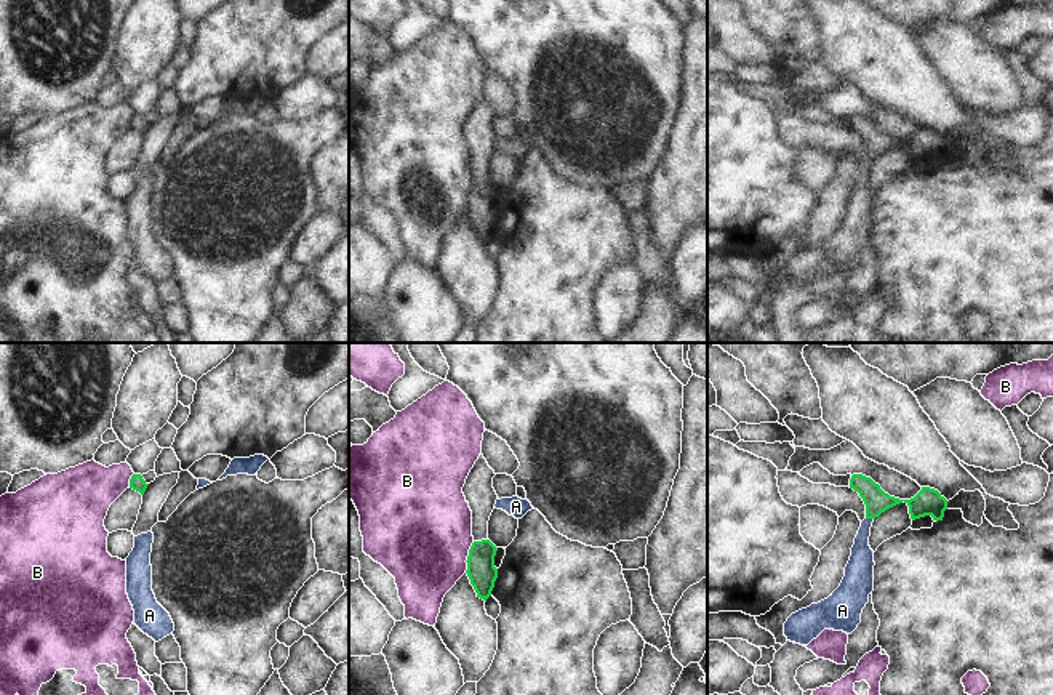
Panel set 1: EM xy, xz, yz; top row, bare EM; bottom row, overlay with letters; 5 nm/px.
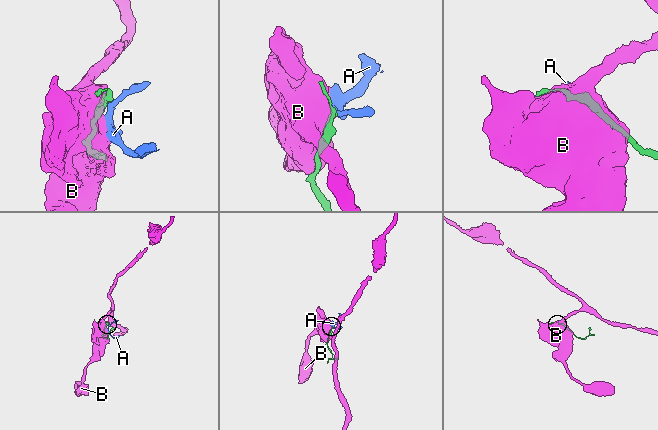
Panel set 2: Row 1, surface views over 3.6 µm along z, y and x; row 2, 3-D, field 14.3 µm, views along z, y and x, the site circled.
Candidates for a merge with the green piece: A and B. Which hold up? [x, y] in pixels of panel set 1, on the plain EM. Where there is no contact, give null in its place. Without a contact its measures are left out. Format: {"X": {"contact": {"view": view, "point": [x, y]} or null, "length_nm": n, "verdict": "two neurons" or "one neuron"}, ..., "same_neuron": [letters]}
{"A": {"contact": {"view": "yz", "point": [869, 159]}, "length_nm": 40, "verdict": "one neuron"}, "B": {"contact": {"view": "xz", "point": [468, 199]}, "length_nm": 170, "verdict": "two neurons"}, "same_neuron": ["A"]}

